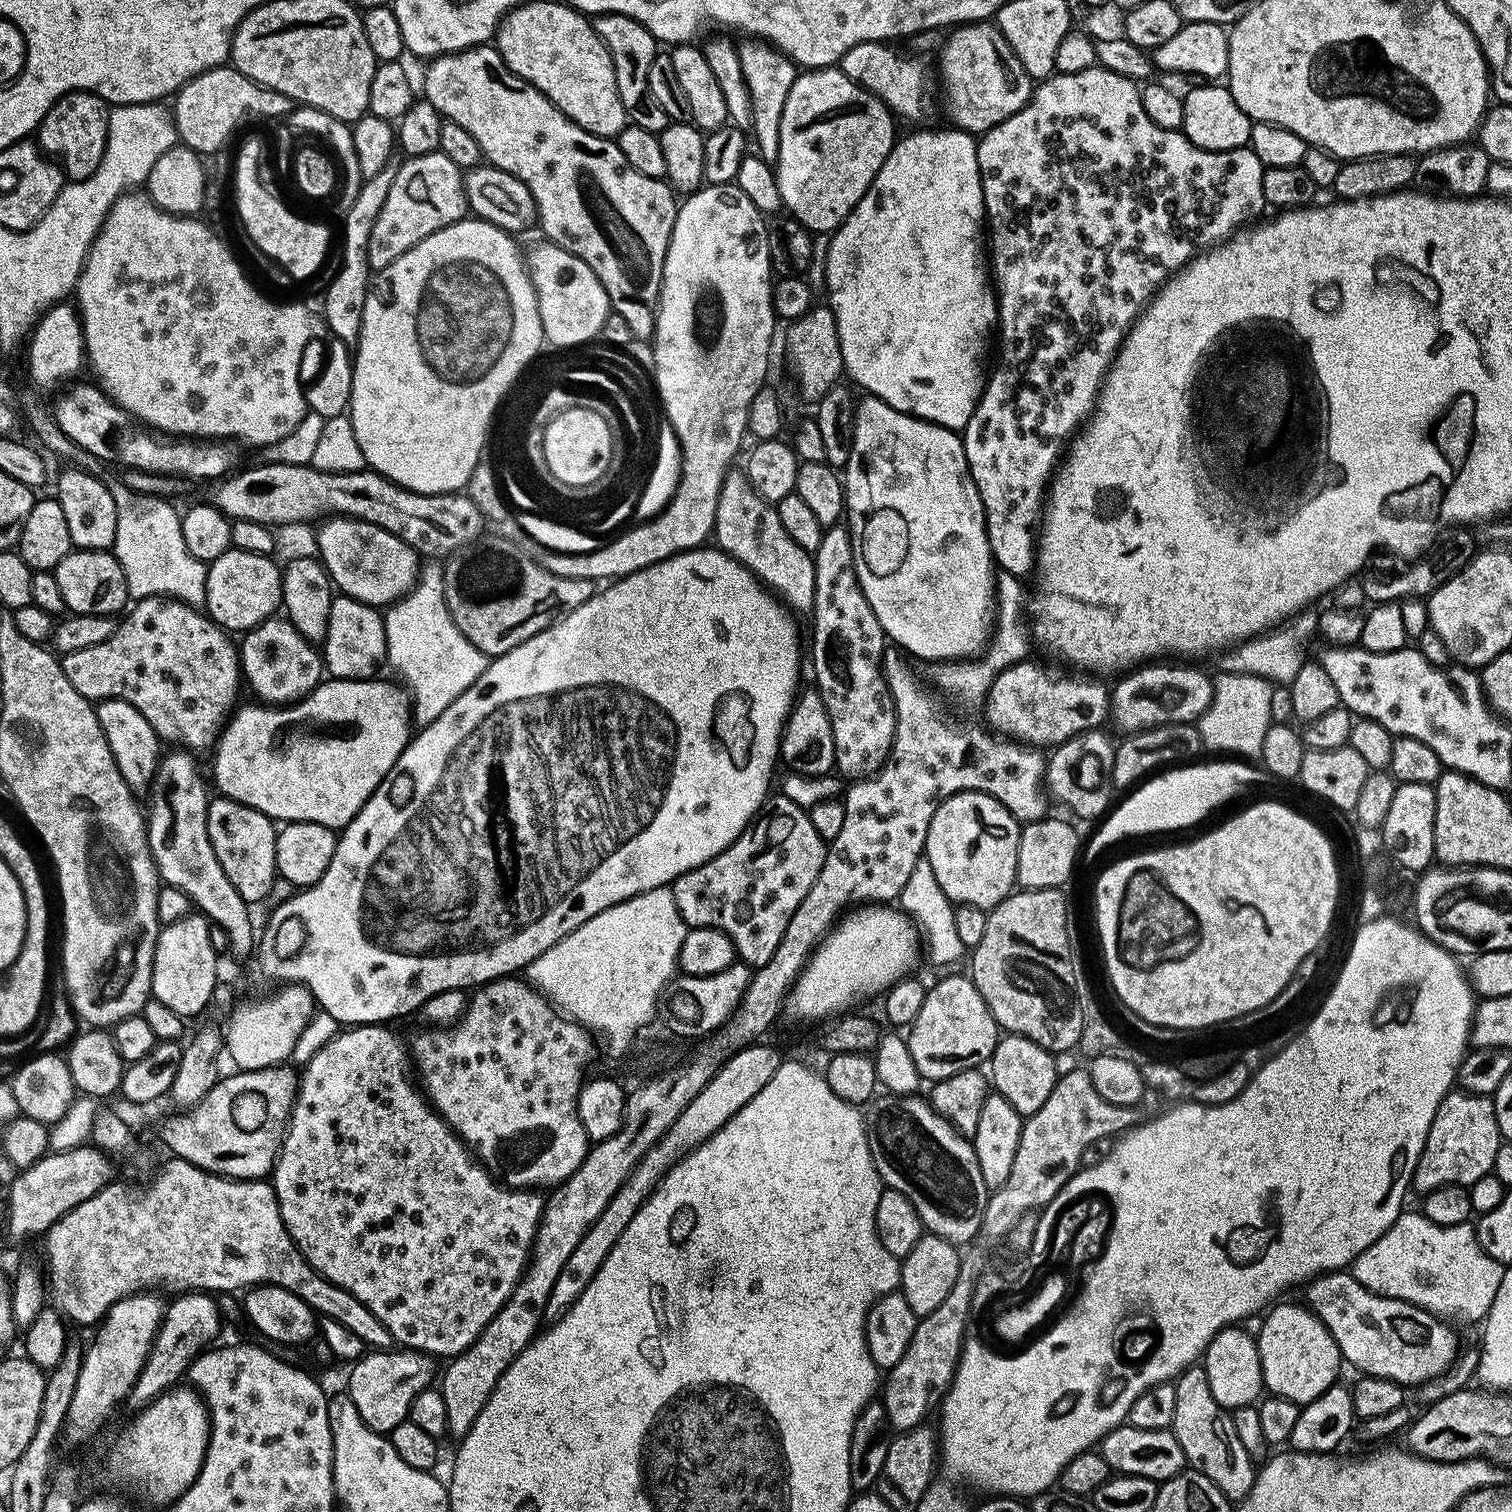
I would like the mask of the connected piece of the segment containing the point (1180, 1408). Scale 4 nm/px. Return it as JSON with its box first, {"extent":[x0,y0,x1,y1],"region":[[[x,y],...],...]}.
{"extent":[1170,1366,1258,1501],"region":[[[1193,1366],[1184,1369],[1174,1383],[1176,1401],[1170,1431],[1174,1438],[1178,1438],[1178,1446],[1182,1446],[1185,1461],[1195,1471],[1210,1478],[1210,1482],[1214,1482],[1214,1486],[1218,1486],[1218,1490],[1222,1490],[1222,1494],[1228,1497],[1229,1501],[1243,1500],[1254,1486],[1258,1468],[1238,1438],[1229,1409],[1214,1401],[1214,1394],[1210,1394],[1210,1382],[1203,1367]]]}

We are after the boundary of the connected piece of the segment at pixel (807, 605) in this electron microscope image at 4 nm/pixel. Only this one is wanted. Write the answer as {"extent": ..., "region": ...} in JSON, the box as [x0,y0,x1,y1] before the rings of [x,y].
{"extent":[715,471,816,613],"region":[[[729,471],[724,477],[722,490],[718,494],[715,543],[720,551],[749,568],[760,583],[775,593],[793,613],[811,613],[816,573],[813,553],[802,550],[802,546],[798,546],[798,542],[786,534],[775,507],[755,492],[743,471],[736,471]]]}

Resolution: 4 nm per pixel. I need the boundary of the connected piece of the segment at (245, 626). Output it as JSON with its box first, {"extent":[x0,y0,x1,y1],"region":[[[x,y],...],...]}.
{"extent":[204,547,284,634],"region":[[[229,547],[217,560],[211,561],[208,564],[205,588],[204,608],[207,615],[232,634],[249,632],[250,629],[257,628],[263,620],[273,619],[284,599],[280,581],[282,568],[274,561],[272,556],[250,554],[246,550],[233,547]]]}

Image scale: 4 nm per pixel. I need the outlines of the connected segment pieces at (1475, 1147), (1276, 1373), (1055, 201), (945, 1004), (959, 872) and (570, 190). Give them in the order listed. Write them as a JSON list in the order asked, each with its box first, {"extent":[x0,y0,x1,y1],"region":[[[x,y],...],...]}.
[{"extent":[1411,1090,1501,1194],"region":[[[1463,1090],[1448,1092],[1434,1114],[1434,1122],[1430,1122],[1411,1187],[1427,1194],[1449,1184],[1470,1186],[1493,1171],[1501,1145],[1495,1099]]]},{"extent":[1256,1303,1342,1406],"region":[[[1303,1303],[1279,1304],[1267,1309],[1262,1332],[1256,1337],[1264,1386],[1271,1395],[1303,1406],[1337,1383],[1342,1357],[1330,1330],[1311,1308]]]},{"extent":[962,66,1266,578],"region":[[[1099,66],[1078,70],[1078,74],[1056,72],[1033,87],[1032,96],[1026,106],[1018,110],[1018,114],[1010,114],[1006,122],[998,122],[998,126],[983,133],[976,146],[984,195],[984,214],[990,225],[990,268],[994,273],[994,287],[998,293],[1000,357],[996,360],[996,369],[993,372],[991,369],[987,377],[984,392],[970,422],[962,430],[962,439],[968,473],[974,478],[978,494],[982,498],[992,559],[1003,571],[1021,578],[1027,577],[1027,572],[1033,571],[1036,562],[1038,525],[1042,520],[1042,509],[1046,504],[1050,481],[1062,460],[1062,449],[1081,431],[1082,426],[1088,423],[1095,412],[1096,401],[1100,399],[1100,390],[1104,387],[1108,369],[1116,360],[1116,354],[1124,345],[1132,325],[1147,308],[1152,297],[1184,265],[1196,259],[1202,250],[1231,240],[1238,230],[1259,221],[1266,211],[1262,194],[1262,174],[1265,167],[1251,147],[1211,152],[1194,146],[1194,142],[1190,142],[1183,131],[1166,130],[1150,122],[1150,114],[1146,114],[1142,106],[1140,89],[1141,85],[1137,81]]]},{"extent":[907,975,1002,1082],"region":[[[967,975],[948,976],[929,987],[918,1016],[907,1029],[910,1057],[918,1074],[928,1082],[945,1080],[962,1070],[980,1068],[991,1061],[1002,1029],[990,1014],[982,994]]]},{"extent":[924,792,1021,910],"region":[[[959,792],[943,800],[932,815],[924,843],[924,856],[930,862],[930,870],[934,870],[934,878],[938,878],[938,886],[942,886],[942,894],[946,894],[953,905],[970,904],[985,910],[995,908],[1012,895],[1017,887],[1021,827],[1021,821],[1014,819],[1002,802],[987,796],[985,792]]]},{"extent":[423,46,677,341],"region":[[[477,46],[467,48],[465,52],[447,52],[445,56],[435,57],[429,64],[432,65],[429,66],[428,73],[424,76],[423,95],[439,110],[445,120],[458,122],[458,126],[462,126],[462,130],[469,132],[470,138],[474,138],[474,142],[478,142],[481,157],[487,163],[491,164],[493,168],[501,168],[514,174],[514,178],[518,178],[526,185],[536,203],[538,228],[548,235],[545,237],[551,243],[562,246],[570,254],[582,258],[582,262],[586,262],[586,266],[590,266],[590,270],[594,270],[594,274],[598,274],[598,282],[602,282],[602,286],[606,290],[611,311],[626,318],[626,323],[632,329],[637,341],[647,341],[656,328],[656,303],[660,300],[660,283],[666,262],[666,250],[676,221],[677,193],[664,180],[646,178],[646,174],[638,174],[638,170],[634,170],[634,166],[630,166],[630,162],[626,162],[626,158],[622,158],[622,150],[618,150],[615,139],[590,134],[586,130],[582,130],[582,126],[578,126],[570,118],[566,118],[566,114],[562,114],[562,110],[558,110],[558,106],[554,106],[550,102],[550,98],[546,98],[530,82],[526,82],[521,76],[514,74],[510,70],[510,66],[506,66],[506,62],[495,46]]]}]

